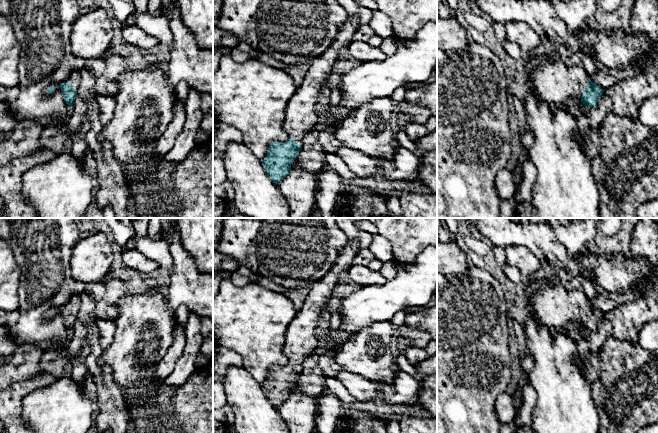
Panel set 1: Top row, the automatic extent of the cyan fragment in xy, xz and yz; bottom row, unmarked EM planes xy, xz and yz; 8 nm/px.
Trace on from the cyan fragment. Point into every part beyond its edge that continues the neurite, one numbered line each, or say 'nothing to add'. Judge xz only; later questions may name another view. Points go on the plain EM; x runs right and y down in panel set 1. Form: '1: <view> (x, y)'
1: xz (302, 337)

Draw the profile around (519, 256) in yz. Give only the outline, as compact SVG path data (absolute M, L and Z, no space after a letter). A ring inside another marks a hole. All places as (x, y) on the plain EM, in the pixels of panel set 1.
M506 246L505 252L506 263L517 267L524 281L528 281L530 276L541 267L541 260L524 246Z

